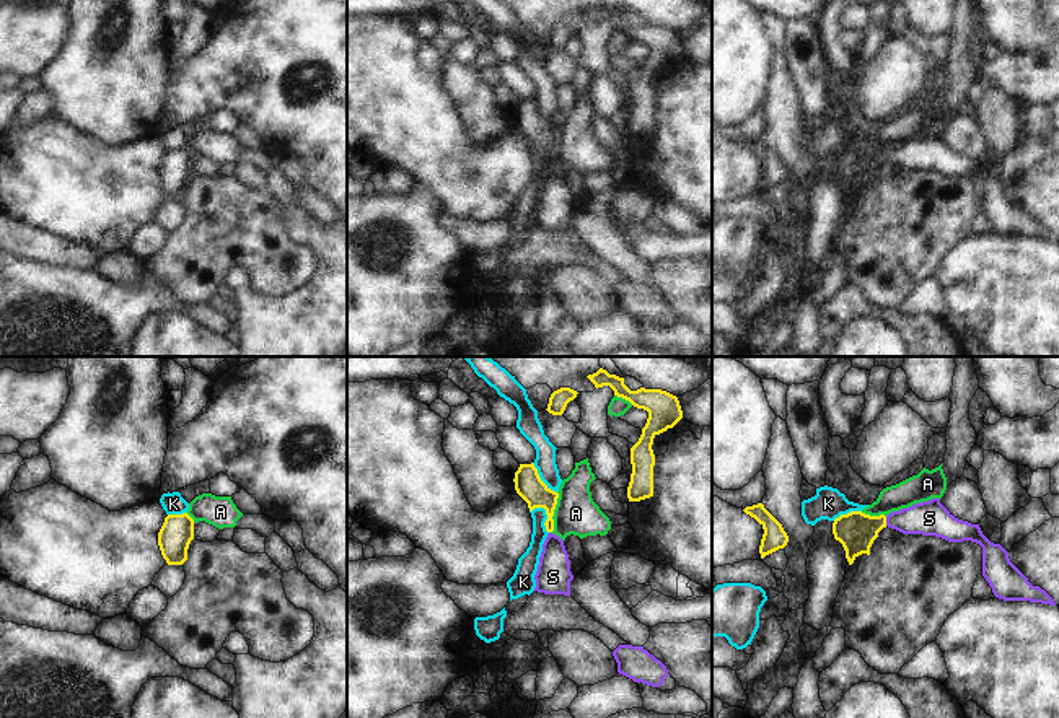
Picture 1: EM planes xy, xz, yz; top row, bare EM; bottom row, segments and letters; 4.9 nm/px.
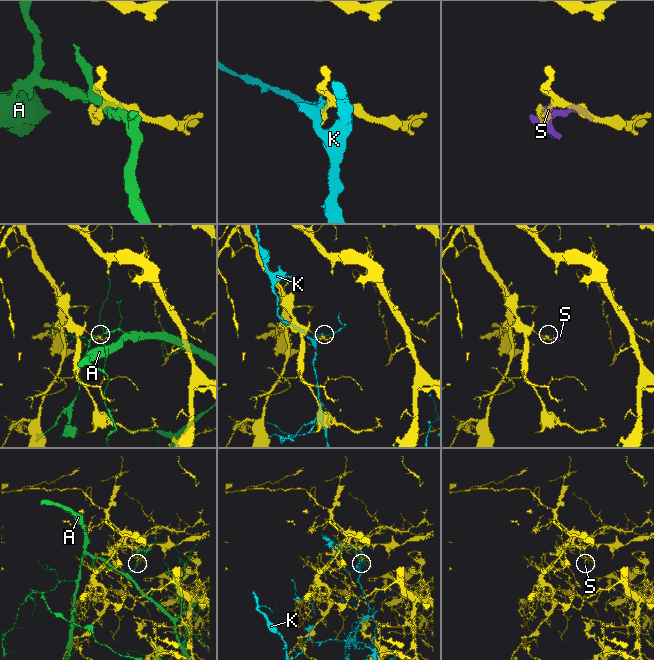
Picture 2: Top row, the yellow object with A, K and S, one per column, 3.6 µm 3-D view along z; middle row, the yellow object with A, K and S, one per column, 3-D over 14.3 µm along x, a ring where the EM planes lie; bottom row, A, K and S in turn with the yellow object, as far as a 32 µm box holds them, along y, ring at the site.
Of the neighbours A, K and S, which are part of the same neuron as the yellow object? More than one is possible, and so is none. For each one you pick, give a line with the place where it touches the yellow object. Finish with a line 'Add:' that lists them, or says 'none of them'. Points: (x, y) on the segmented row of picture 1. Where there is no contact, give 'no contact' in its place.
S: contact yz (885, 521)
Add: S

